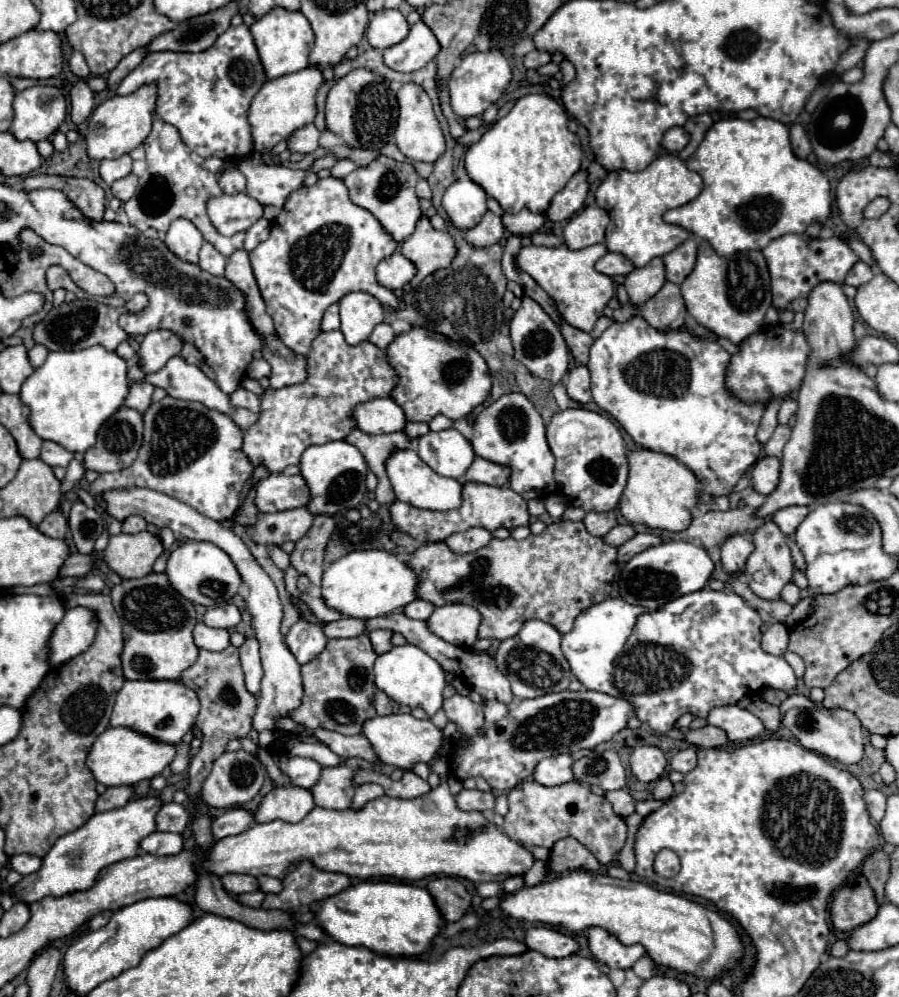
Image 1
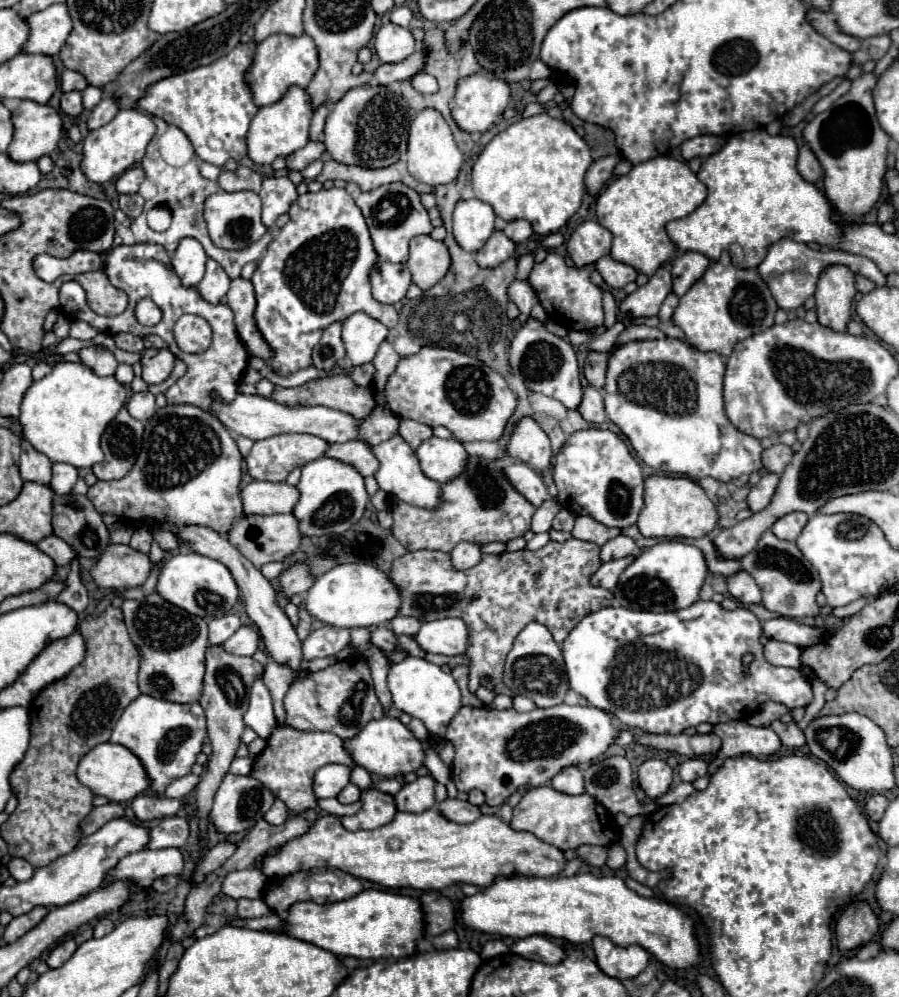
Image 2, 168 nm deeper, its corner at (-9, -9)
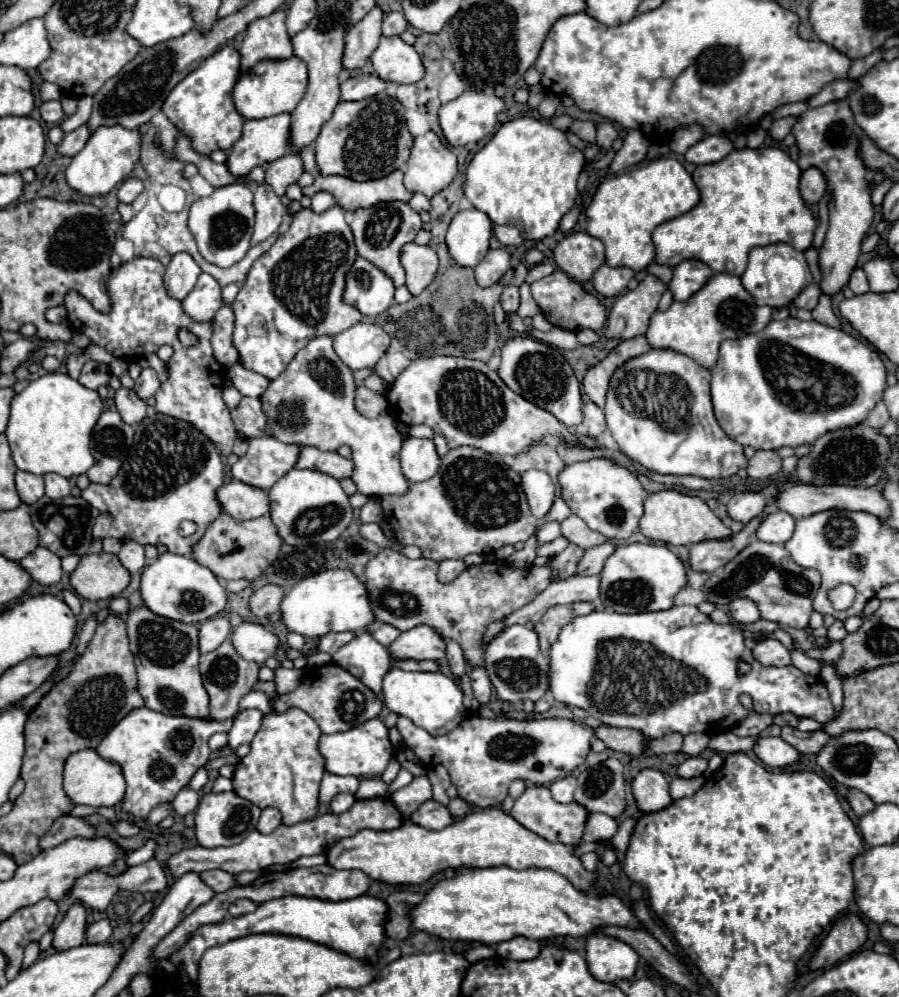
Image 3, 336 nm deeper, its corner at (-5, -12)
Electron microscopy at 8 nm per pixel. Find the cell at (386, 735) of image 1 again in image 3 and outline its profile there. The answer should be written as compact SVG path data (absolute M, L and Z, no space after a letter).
M370 719L342 733L322 733L318 751L324 757L324 769L332 775L356 775L356 777L380 777L392 759L392 745L388 729L380 719Z

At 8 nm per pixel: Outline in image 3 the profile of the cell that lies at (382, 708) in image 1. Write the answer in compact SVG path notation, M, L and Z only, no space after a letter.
M356 633L356 637L332 655L332 661L354 677L358 677L376 695L382 691L382 679L392 669L388 651L368 633Z

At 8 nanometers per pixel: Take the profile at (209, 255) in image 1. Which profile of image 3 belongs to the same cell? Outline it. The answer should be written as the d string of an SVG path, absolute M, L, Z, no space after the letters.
M202 273L198 277L198 283L192 289L192 293L182 301L182 307L184 307L184 313L196 323L212 321L216 311L222 307L218 283L214 283L214 279L210 279L210 275Z

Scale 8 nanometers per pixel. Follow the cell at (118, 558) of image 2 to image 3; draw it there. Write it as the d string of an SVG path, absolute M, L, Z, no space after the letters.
M90 553L80 559L70 573L70 585L76 593L90 601L112 599L120 595L130 583L130 573L118 563L116 555Z

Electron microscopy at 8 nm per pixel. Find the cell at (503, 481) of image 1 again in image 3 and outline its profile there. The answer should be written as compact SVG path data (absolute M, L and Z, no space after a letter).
M528 471L522 475L522 489L528 495L532 515L536 519L544 519L556 499L550 475L544 471Z

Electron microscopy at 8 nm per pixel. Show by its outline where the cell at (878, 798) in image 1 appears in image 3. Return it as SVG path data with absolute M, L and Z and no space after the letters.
M850 789L848 795L846 795L846 799L848 799L852 811L854 811L858 817L860 817L860 815L866 815L866 813L870 813L870 811L874 809L874 803L870 801L870 797L864 795L864 793L858 791L858 789Z

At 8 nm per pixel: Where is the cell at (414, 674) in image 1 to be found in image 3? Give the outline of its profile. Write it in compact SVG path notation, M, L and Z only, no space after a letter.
M392 667L384 677L382 695L386 707L392 713L408 717L414 725L426 729L428 733L448 733L458 727L466 717L462 689L442 673L410 673Z

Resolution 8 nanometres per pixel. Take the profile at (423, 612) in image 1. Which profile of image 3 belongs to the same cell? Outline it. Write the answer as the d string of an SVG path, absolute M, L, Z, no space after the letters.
M382 625L382 627L378 627L378 629L372 633L372 637L374 637L380 645L384 645L384 647L388 647L398 635L400 635L400 631L398 631L396 627L390 627L390 625Z

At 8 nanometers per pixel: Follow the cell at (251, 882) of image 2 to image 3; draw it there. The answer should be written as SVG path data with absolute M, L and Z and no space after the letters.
M212 869L212 871L204 871L204 873L200 873L200 879L202 879L208 887L212 887L216 893L228 891L232 885L236 885L234 875L226 873L226 871L218 871L218 869Z

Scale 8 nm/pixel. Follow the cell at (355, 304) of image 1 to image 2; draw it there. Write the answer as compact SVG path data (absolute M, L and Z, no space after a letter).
M356 312L346 320L346 324L342 324L342 340L354 366L372 362L386 336L388 328L366 312Z

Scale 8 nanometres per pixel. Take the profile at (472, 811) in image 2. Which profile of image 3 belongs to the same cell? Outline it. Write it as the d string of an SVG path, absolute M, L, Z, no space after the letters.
M430 799L426 803L422 803L412 815L410 815L410 821L424 827L424 829L442 829L442 827L448 827L454 819L450 815L450 811L440 805L438 801Z

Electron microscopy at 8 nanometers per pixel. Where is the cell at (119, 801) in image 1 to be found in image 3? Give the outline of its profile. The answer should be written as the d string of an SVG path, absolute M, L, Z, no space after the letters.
M62 815L52 823L50 831L40 839L40 849L56 847L56 845L60 845L72 837L90 839L92 835L94 835L94 827L88 825L84 819L78 819L72 815Z

